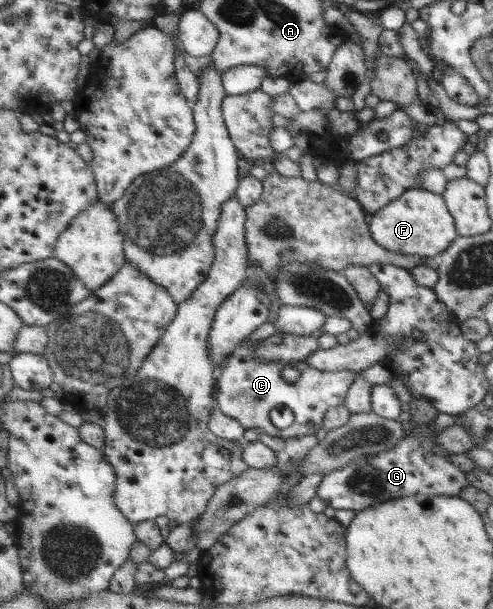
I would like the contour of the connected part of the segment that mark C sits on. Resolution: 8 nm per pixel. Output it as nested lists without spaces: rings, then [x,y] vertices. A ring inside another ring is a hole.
[[[246,341],[244,343],[241,342],[233,349],[223,370],[218,374],[217,409],[237,419],[246,429],[255,430],[260,437],[263,434],[278,438],[314,435],[318,433],[318,429],[323,428],[326,414],[331,407],[345,405],[350,386],[357,377],[356,372],[349,370],[342,372],[318,371],[318,369],[312,369],[304,360],[290,363],[282,363],[282,361],[268,363],[268,361],[260,361],[260,358],[257,358],[257,348],[258,344],[248,345]],[[286,365],[292,365],[292,367],[300,369],[300,373],[302,373],[302,376],[300,376],[300,379],[295,384],[288,383],[282,377],[282,371],[286,369]],[[278,405],[286,407],[294,413],[294,422],[287,428],[278,429],[270,421],[270,413]]]

